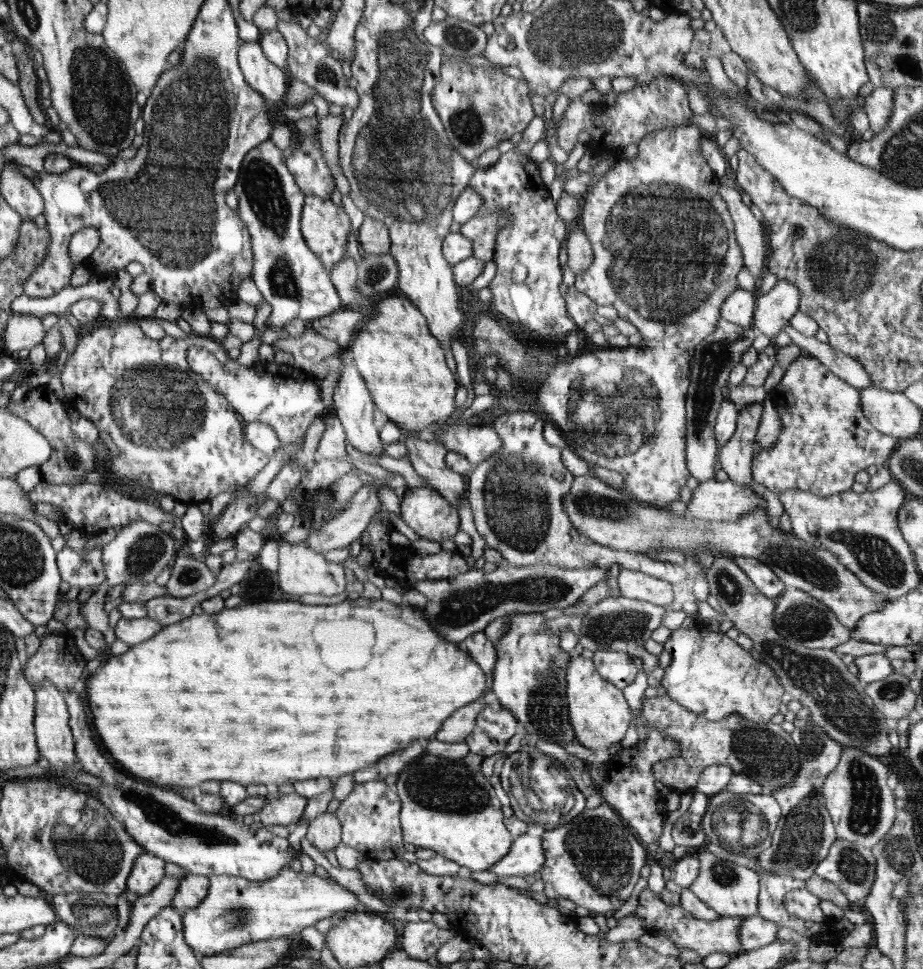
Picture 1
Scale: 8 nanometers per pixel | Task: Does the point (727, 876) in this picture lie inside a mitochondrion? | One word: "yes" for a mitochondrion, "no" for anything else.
yes

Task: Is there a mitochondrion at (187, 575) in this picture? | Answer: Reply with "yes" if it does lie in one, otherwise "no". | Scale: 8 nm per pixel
yes

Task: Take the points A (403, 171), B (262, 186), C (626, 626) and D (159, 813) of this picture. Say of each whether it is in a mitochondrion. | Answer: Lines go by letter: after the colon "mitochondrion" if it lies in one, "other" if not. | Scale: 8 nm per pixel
A: mitochondrion
B: mitochondrion
C: mitochondrion
D: mitochondrion

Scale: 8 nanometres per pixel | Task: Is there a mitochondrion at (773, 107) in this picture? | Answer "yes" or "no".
no

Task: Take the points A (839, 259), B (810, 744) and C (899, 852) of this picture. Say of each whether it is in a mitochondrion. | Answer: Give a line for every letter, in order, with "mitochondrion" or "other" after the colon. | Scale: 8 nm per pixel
A: mitochondrion
B: mitochondrion
C: mitochondrion

